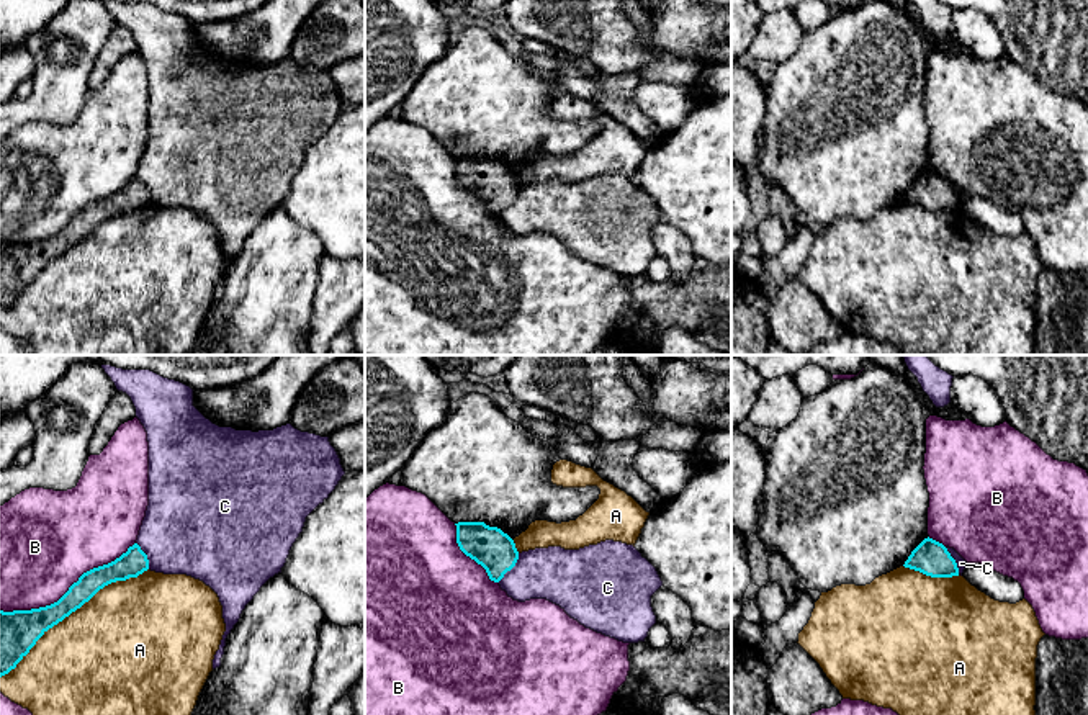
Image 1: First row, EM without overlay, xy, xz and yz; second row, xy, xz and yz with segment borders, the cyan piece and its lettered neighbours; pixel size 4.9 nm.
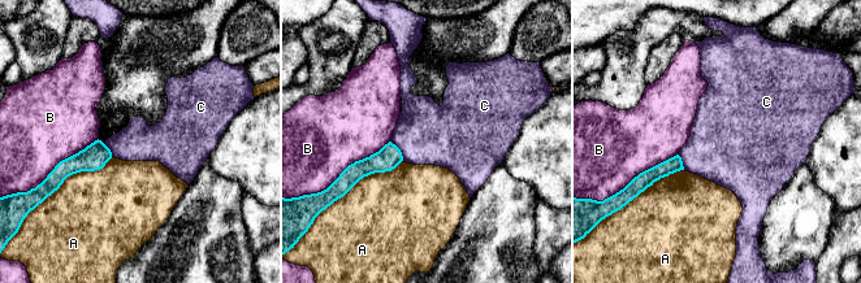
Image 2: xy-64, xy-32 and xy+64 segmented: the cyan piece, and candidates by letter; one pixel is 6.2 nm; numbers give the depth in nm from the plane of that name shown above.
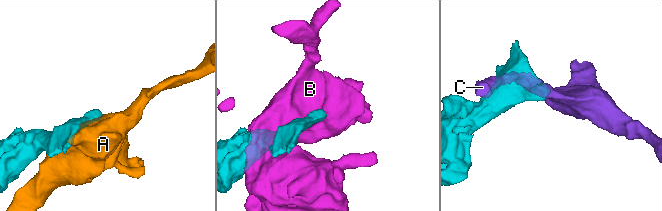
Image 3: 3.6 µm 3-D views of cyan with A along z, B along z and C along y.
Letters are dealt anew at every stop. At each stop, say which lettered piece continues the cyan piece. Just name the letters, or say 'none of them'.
none of them

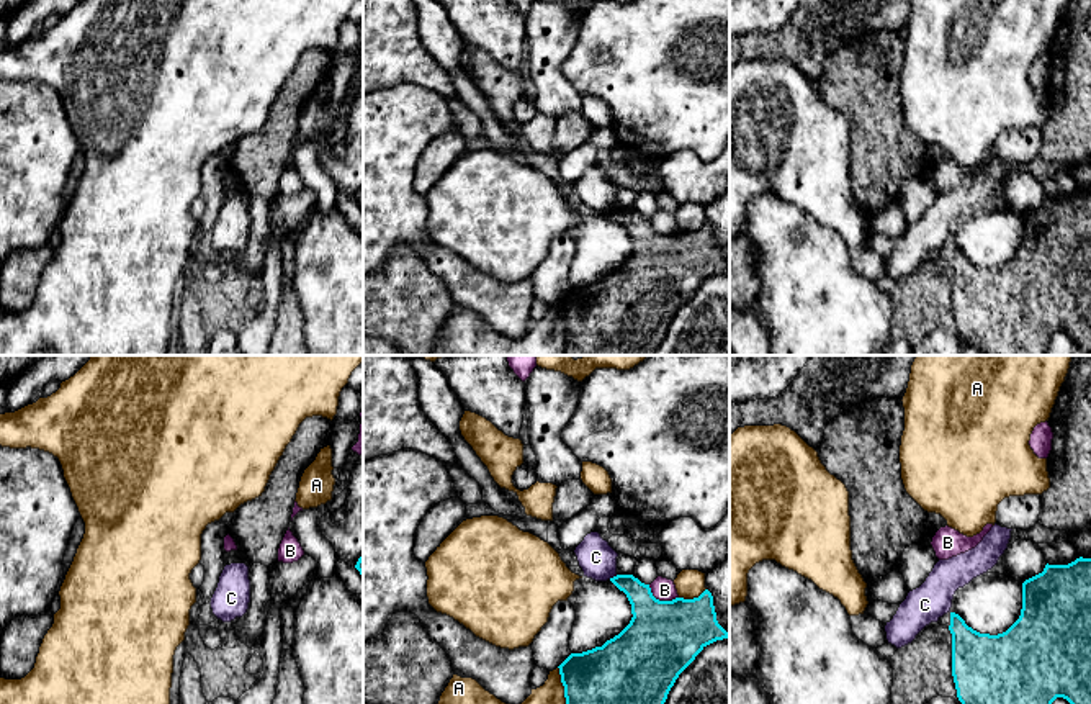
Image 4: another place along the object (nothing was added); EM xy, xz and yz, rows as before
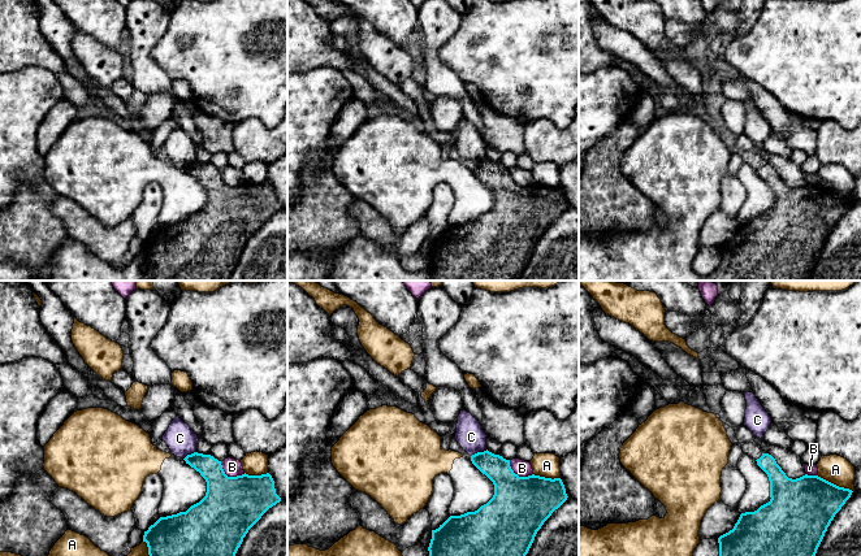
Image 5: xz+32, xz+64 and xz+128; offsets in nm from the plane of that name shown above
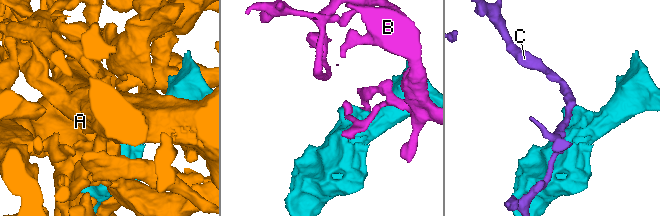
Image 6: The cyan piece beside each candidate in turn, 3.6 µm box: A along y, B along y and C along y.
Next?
none of them

